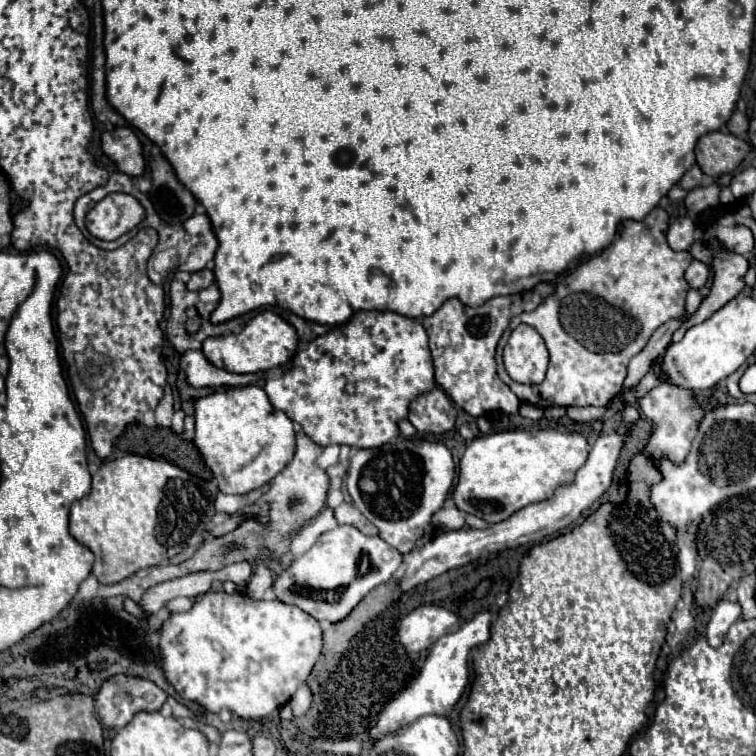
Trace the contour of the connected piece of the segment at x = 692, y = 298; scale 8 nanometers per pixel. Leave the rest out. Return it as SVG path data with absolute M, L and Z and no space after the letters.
M710 270L710 280L708 280L708 284L704 286L704 288L700 288L700 290L690 290L688 292L688 298L686 298L686 314L690 316L698 306L700 306L700 302L704 300L704 296L708 294L708 288L710 288L710 282L712 282L712 270Z

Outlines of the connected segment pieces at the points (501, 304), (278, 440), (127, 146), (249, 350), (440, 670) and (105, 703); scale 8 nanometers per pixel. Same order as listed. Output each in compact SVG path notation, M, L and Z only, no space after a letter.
M538 284L530 292L490 298L486 304L478 308L464 306L460 300L450 298L432 316L422 318L422 326L428 332L430 350L434 356L436 382L454 400L456 406L460 406L474 418L492 412L518 414L520 408L518 396L514 396L514 392L510 392L510 388L496 374L496 360L494 360L496 344L514 316L526 310L534 310L538 304L544 302L546 294L552 292L554 292L552 286Z
M254 384L226 388L198 398L194 404L194 420L194 444L218 480L218 490L224 494L248 494L268 484L286 468L296 450L292 420L276 410L266 392Z
M116 128L112 132L104 132L102 150L112 162L116 162L120 172L132 178L144 174L142 146L130 128Z
M264 310L256 314L238 334L220 336L220 338L206 338L202 344L202 354L212 362L216 368L234 372L234 374L254 374L264 372L274 366L286 364L298 348L298 334L290 324L286 324L278 314L272 310Z
M486 610L478 612L472 620L462 624L456 632L440 636L436 640L436 644L432 646L428 658L420 670L420 676L408 688L404 688L390 704L386 704L386 708L380 712L378 722L368 730L370 738L376 742L376 740L384 738L388 732L396 732L400 726L408 726L410 722L414 722L426 714L446 716L454 708L454 704L458 702L458 698L462 696L462 692L468 684L470 650L478 644L484 644L488 638L490 638L490 612L486 612Z
M112 676L96 696L96 712L106 728L126 726L138 712L156 712L168 694L154 682L134 676Z

